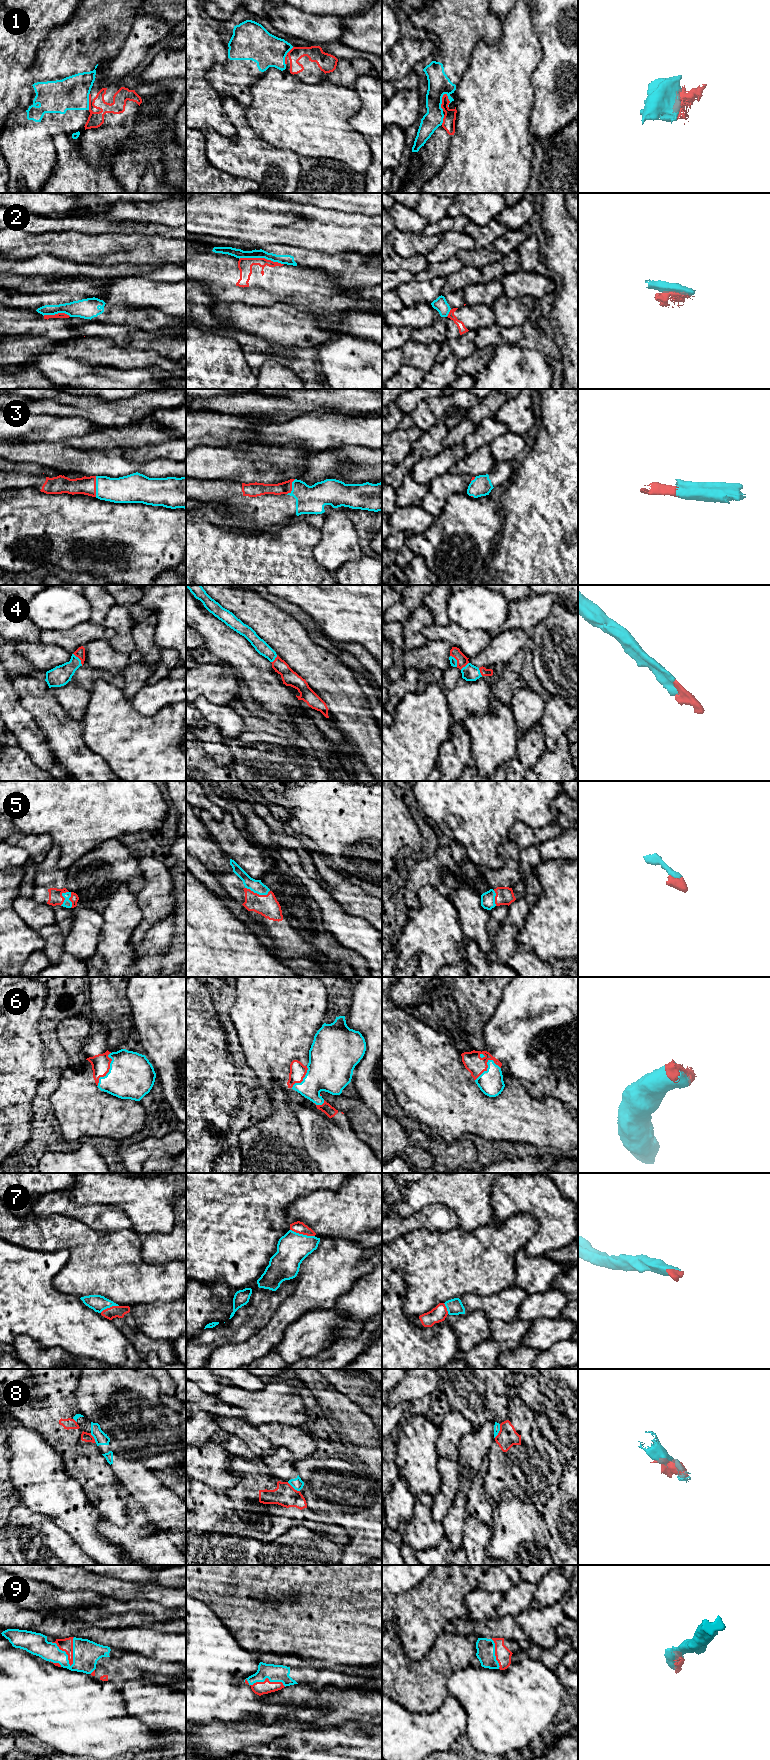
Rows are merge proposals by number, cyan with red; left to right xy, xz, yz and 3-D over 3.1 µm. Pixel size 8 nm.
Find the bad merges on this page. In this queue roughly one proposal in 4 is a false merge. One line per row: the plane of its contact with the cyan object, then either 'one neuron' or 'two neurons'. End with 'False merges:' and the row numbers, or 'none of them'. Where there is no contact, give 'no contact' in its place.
1: meets cyan in yz; two neurons
2: meets cyan in xz; two neurons
3: meets cyan in xy; one neuron
4: meets cyan in xy; one neuron
5: meets cyan in xz; one neuron
6: meets cyan in xy; one neuron
7: meets cyan in xz; one neuron
8: meets cyan in yz; two neurons
9: meets cyan in xy; one neuron
False merges: 1, 2, 8

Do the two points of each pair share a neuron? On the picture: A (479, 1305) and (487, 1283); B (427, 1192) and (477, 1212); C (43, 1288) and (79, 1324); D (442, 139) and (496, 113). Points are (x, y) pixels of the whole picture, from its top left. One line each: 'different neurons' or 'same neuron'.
A: different neurons
B: same neuron
C: same neuron
D: different neurons

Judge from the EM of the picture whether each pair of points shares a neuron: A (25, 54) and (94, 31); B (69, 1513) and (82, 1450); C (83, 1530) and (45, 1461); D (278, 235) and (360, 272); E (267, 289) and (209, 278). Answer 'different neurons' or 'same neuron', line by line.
A: different neurons
B: different neurons
C: same neuron
D: different neurons
E: same neuron

